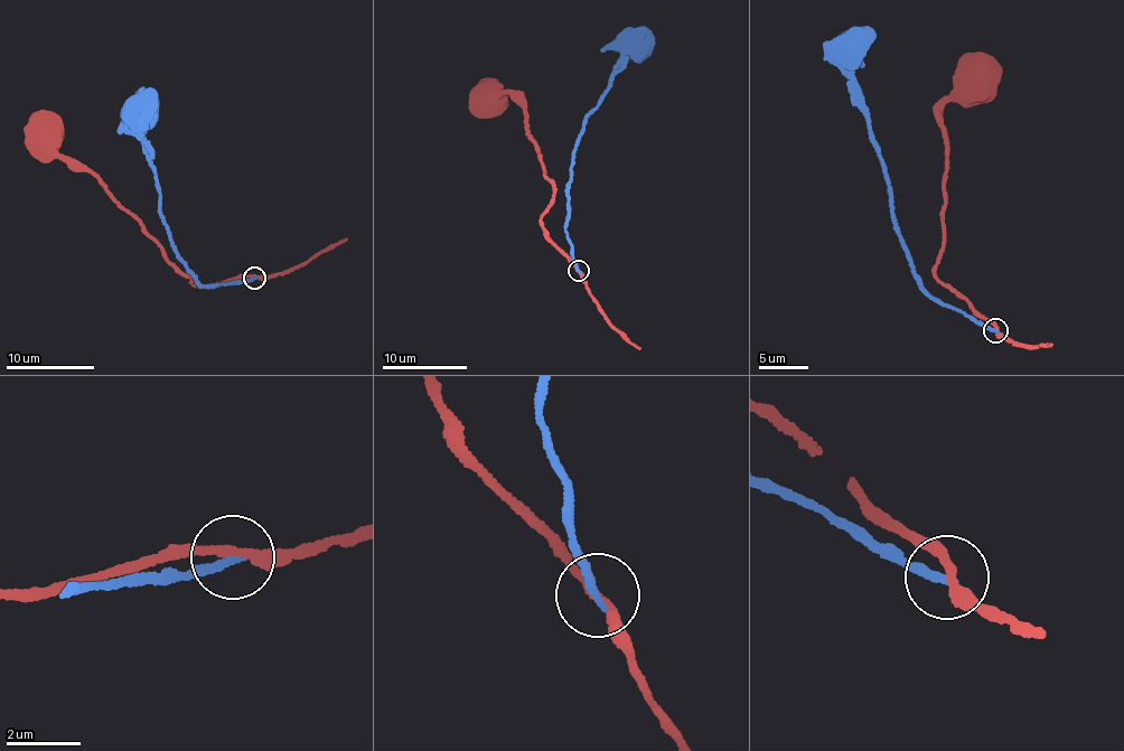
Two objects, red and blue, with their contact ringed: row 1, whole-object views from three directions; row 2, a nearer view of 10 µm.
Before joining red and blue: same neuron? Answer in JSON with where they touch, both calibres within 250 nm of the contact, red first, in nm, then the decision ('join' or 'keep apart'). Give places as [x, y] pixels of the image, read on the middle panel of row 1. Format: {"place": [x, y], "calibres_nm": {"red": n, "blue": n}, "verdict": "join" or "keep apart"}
{"place": [579, 271], "calibres_nm": {"red": 240, "blue": 240}, "verdict": "keep apart"}

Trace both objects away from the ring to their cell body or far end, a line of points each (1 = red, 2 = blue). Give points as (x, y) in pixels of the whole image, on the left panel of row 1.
1: (255, 277), (200, 287), (189, 283), (190, 278), (179, 272), (106, 185), (59, 158), (53, 139), (45, 135)
2: (255, 277), (206, 288), (178, 255), (162, 218), (140, 111)

